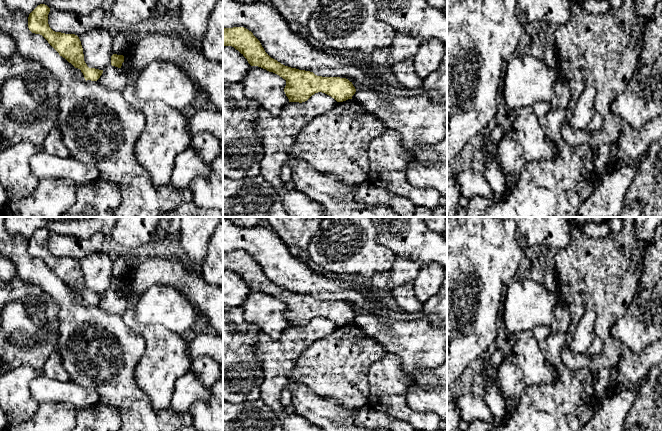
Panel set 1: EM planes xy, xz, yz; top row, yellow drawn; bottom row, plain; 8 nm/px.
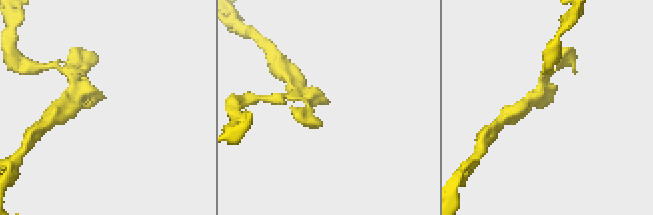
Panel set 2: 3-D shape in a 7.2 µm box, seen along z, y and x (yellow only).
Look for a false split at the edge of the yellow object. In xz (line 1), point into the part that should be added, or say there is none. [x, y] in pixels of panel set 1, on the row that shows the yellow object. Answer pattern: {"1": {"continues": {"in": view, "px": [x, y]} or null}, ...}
{"1": {"continues": null}}

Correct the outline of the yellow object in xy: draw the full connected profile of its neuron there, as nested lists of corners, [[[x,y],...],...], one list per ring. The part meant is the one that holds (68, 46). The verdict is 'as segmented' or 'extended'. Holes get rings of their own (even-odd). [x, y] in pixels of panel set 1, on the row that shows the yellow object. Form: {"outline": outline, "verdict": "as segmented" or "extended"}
{"outline": [[[45,4],[38,5],[28,17],[28,28],[32,33],[42,35],[48,43],[75,68],[81,70],[85,80],[97,81],[103,70],[89,68],[84,61],[83,48],[79,37],[53,31],[48,24],[50,8]]], "verdict": "as segmented"}

